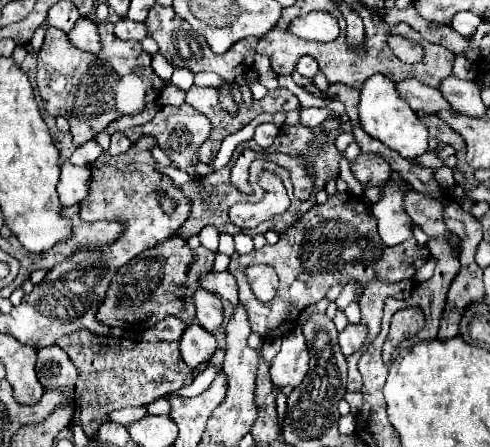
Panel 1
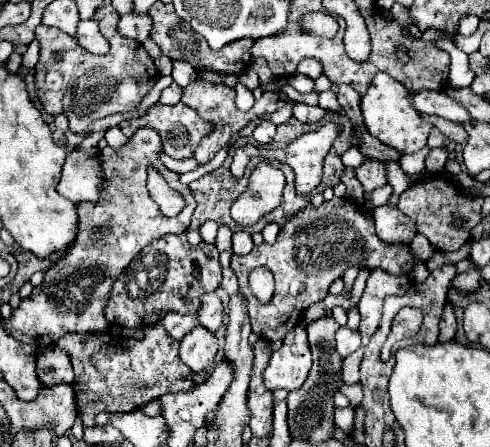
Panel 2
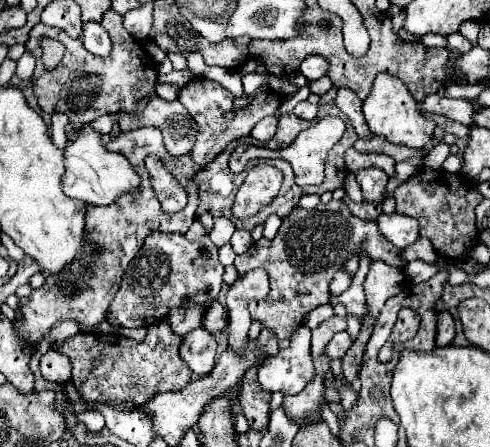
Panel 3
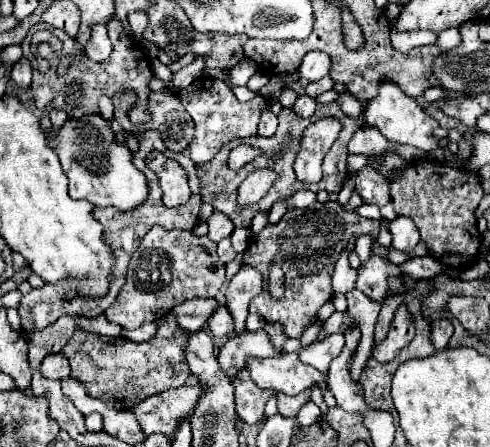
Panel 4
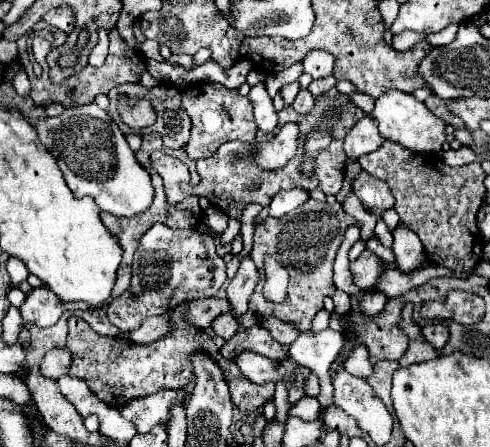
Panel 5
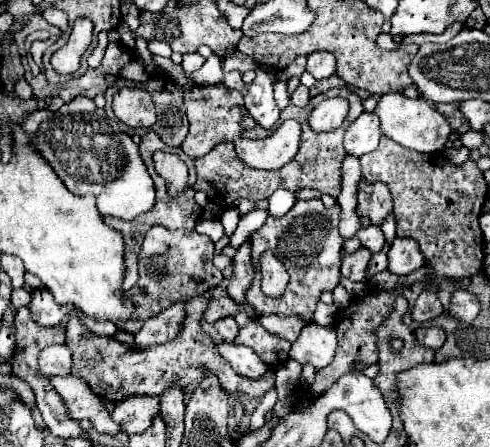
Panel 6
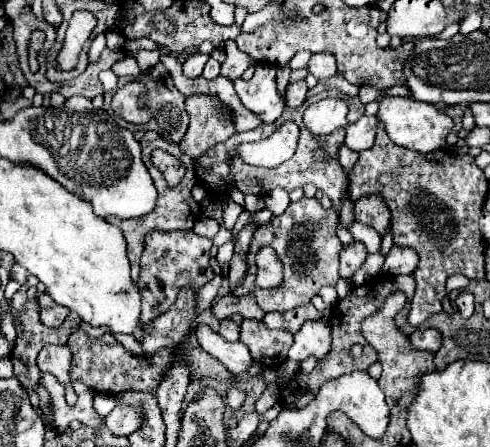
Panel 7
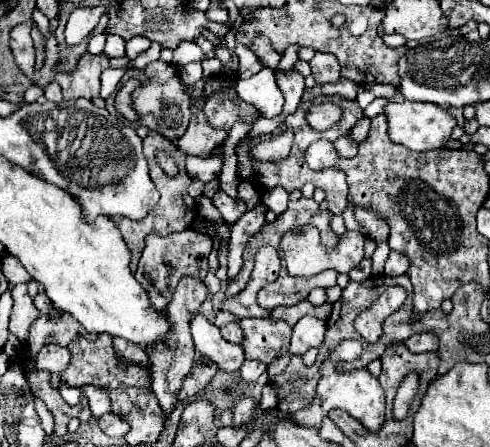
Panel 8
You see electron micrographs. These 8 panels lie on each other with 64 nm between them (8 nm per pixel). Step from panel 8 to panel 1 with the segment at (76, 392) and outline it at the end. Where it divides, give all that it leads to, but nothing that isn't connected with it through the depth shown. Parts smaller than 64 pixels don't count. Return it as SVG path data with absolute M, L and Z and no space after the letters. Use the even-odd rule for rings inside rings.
M48 346L38 350L36 374L46 390L74 386L76 382L76 368L68 360L66 352L60 350L58 346Z

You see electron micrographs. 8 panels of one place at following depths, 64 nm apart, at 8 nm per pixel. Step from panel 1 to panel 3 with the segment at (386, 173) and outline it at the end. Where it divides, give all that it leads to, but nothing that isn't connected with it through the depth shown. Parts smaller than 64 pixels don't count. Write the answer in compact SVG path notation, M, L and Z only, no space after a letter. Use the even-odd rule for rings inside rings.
M364 168L356 172L356 182L362 188L366 202L384 202L386 200L386 182L388 174L380 168Z

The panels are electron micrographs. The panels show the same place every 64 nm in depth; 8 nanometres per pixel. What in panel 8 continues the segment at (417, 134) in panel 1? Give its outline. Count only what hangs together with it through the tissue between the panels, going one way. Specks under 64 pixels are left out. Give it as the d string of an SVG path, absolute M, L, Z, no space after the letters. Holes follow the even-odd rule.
M390 102L386 106L386 118L388 118L388 134L390 140L396 144L402 144L410 150L424 152L424 150L436 150L444 148L446 142L450 140L450 134L456 126L456 118L448 114L444 108L428 102Z

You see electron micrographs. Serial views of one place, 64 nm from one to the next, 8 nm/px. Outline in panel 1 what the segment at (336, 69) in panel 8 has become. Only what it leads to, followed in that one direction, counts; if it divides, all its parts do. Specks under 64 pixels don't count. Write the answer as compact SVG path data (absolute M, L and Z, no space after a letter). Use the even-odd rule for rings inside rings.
M304 56L304 58L300 58L298 64L296 64L296 72L302 74L302 76L306 76L306 78L314 78L316 72L318 72L318 64L316 64L314 58Z

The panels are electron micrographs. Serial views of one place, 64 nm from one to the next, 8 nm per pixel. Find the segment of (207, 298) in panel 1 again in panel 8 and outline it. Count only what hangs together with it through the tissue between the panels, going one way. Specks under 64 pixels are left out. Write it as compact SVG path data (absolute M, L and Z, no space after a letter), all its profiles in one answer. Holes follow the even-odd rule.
M230 322L230 324L222 326L220 330L222 330L222 336L224 336L228 342L232 342L232 344L242 344L244 332L242 332L242 328L240 328L236 322Z

